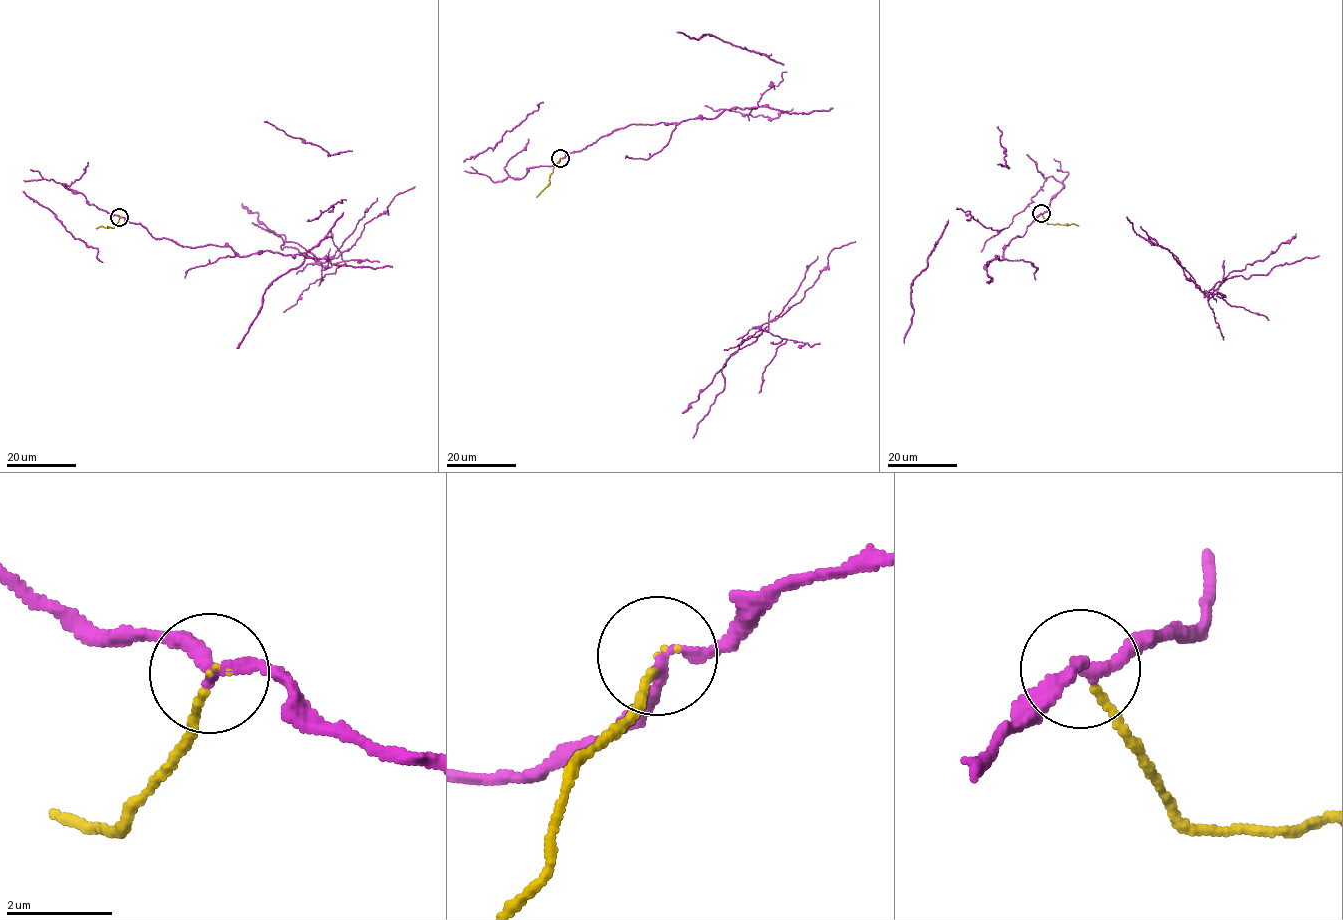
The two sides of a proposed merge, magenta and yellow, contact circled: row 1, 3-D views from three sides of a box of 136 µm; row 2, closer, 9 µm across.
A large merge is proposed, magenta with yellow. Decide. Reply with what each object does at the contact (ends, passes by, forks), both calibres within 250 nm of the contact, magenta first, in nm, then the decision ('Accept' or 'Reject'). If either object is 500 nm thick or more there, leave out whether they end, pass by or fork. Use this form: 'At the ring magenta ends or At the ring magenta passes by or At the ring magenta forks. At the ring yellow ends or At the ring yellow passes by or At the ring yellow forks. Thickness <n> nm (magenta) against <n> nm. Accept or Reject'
At the ring magenta passes by. At the ring yellow ends. Thickness 200 nm (magenta) against 110 nm. Reject

